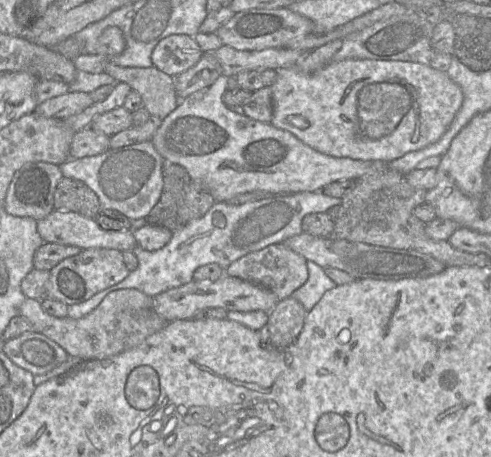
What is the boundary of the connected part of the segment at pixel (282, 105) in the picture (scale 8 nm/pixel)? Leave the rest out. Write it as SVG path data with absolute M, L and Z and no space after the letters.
M346 59L333 62L311 74L302 73L296 67L280 68L276 69L276 71L276 79L271 86L273 116L270 124L278 129L292 133L312 149L337 158L389 163L392 160L401 158L408 152L421 150L437 142L444 135L463 103L461 88L448 76L447 72L411 61Z

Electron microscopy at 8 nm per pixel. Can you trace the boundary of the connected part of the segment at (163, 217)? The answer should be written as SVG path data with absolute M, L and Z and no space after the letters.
M166 159L162 160L162 176L162 194L145 219L148 225L174 232L187 225L180 219L178 210L185 197L186 185L191 179L183 167Z

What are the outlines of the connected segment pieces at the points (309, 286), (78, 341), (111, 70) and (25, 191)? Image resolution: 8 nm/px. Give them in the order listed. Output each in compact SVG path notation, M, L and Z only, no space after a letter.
M307 261L308 279L290 297L296 299L309 312L319 302L325 292L337 286L324 269L312 261Z
M120 289L109 293L92 312L80 319L51 316L43 309L41 300L29 298L26 298L20 306L19 315L30 321L34 332L44 334L61 346L70 357L80 359L80 361L104 359L118 355L141 344L147 337L160 331L168 323L154 310L153 299L136 289Z
M105 60L104 72L117 82L128 84L132 90L139 93L143 107L153 120L162 121L179 104L175 78L154 66L149 68L122 67Z
M31 162L18 170L8 188L5 211L36 221L48 216L54 209L54 193L63 178L59 165Z

